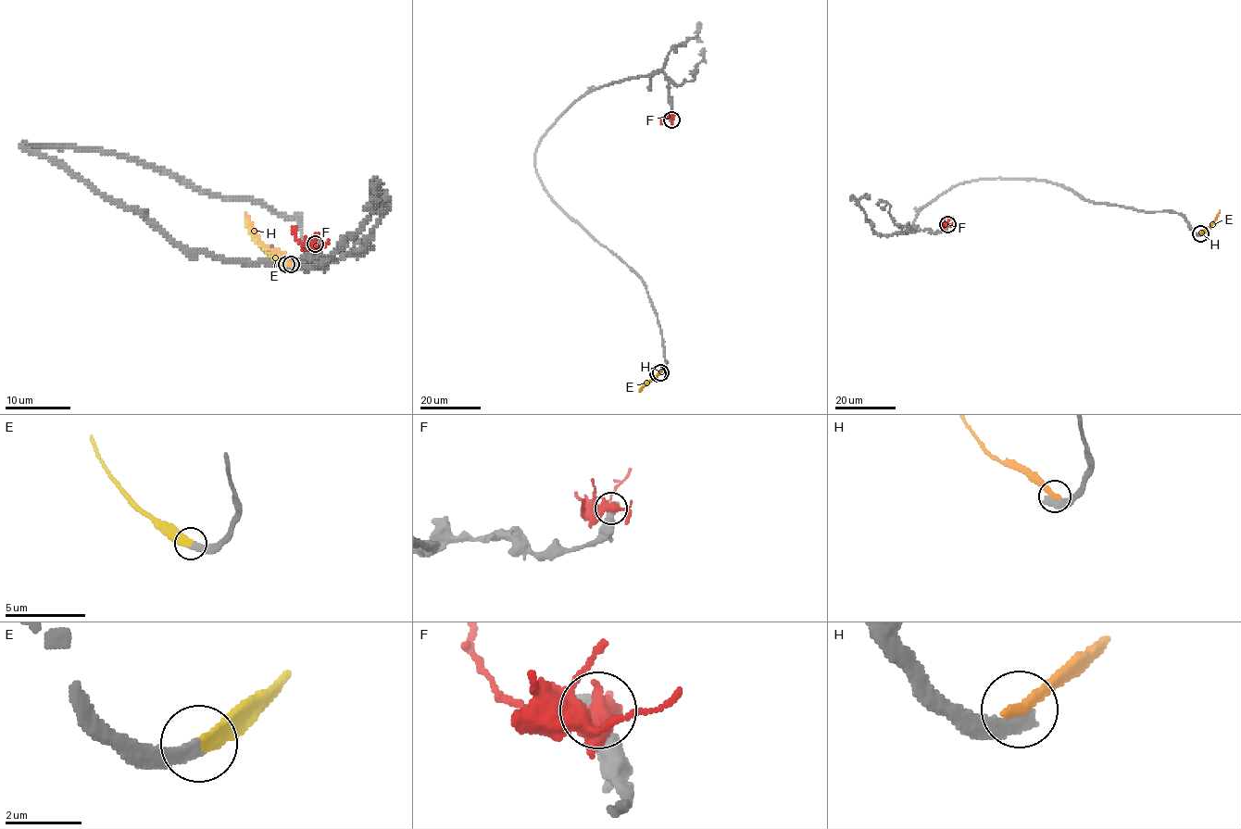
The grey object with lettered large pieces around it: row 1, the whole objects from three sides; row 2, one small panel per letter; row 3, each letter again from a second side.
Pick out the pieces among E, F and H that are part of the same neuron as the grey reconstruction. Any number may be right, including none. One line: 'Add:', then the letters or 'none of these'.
Add: E

